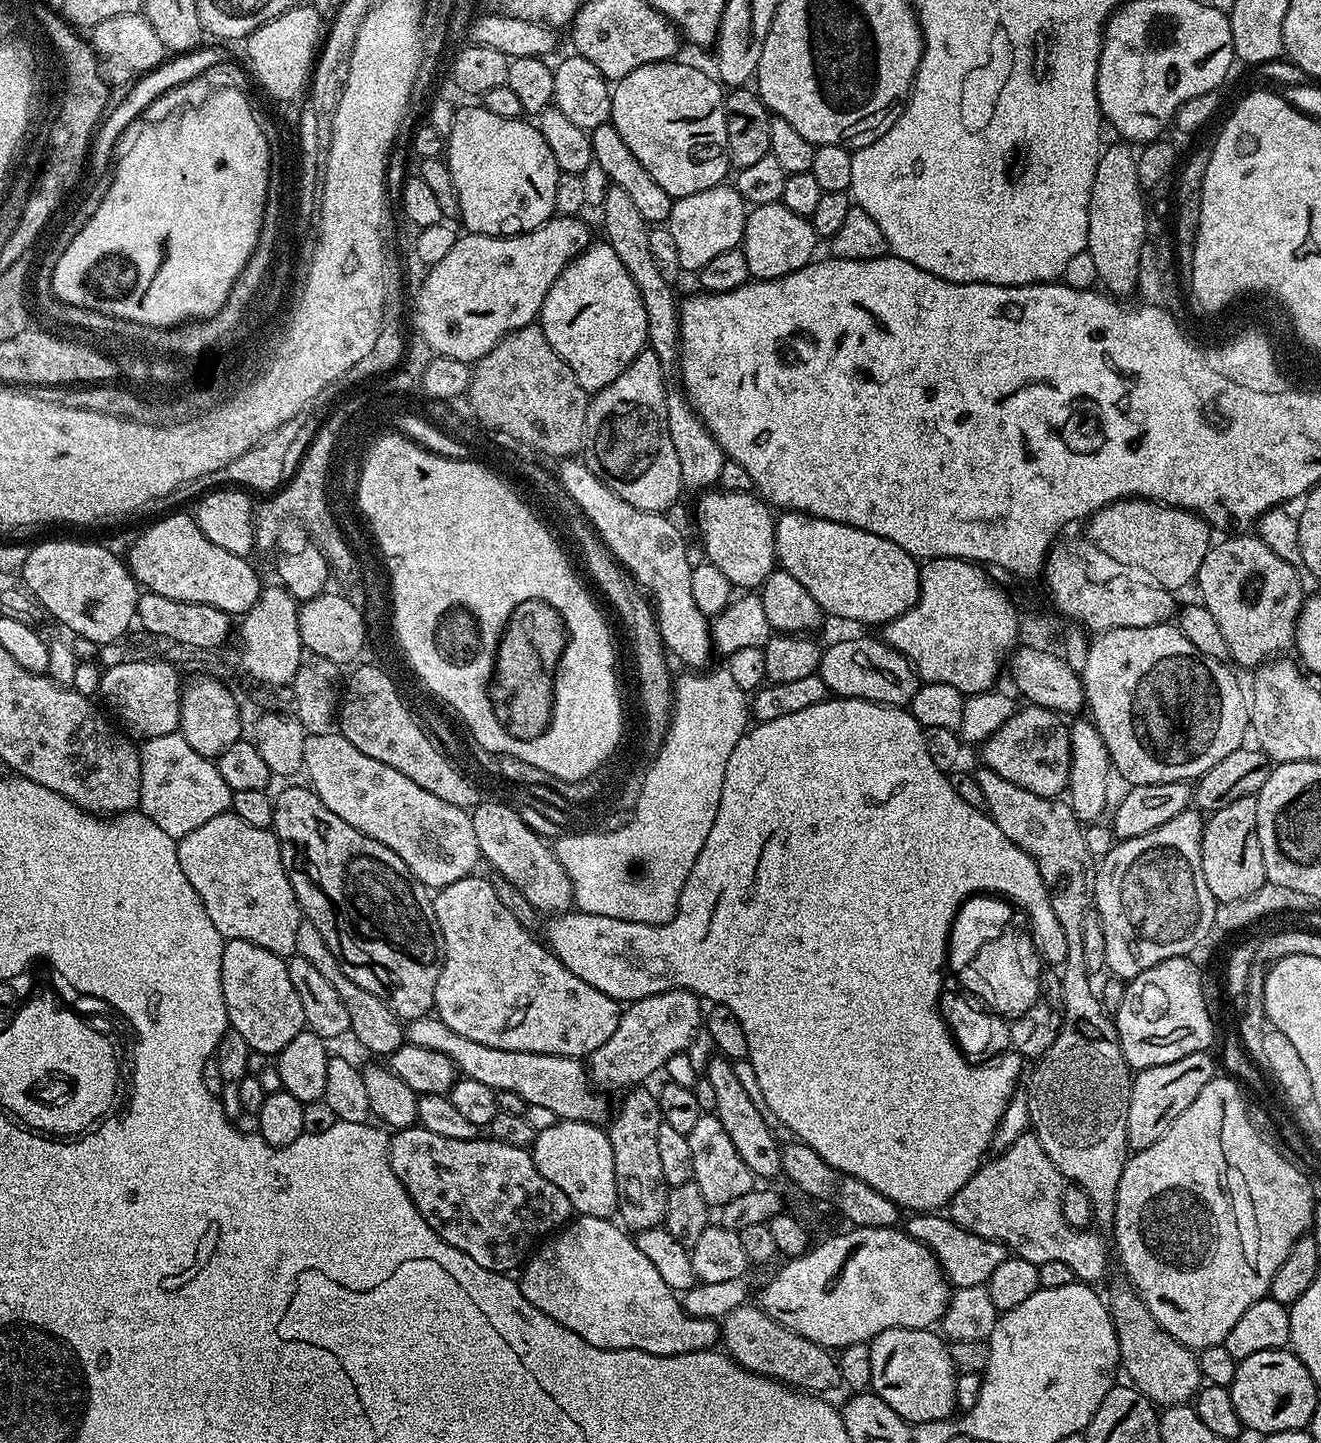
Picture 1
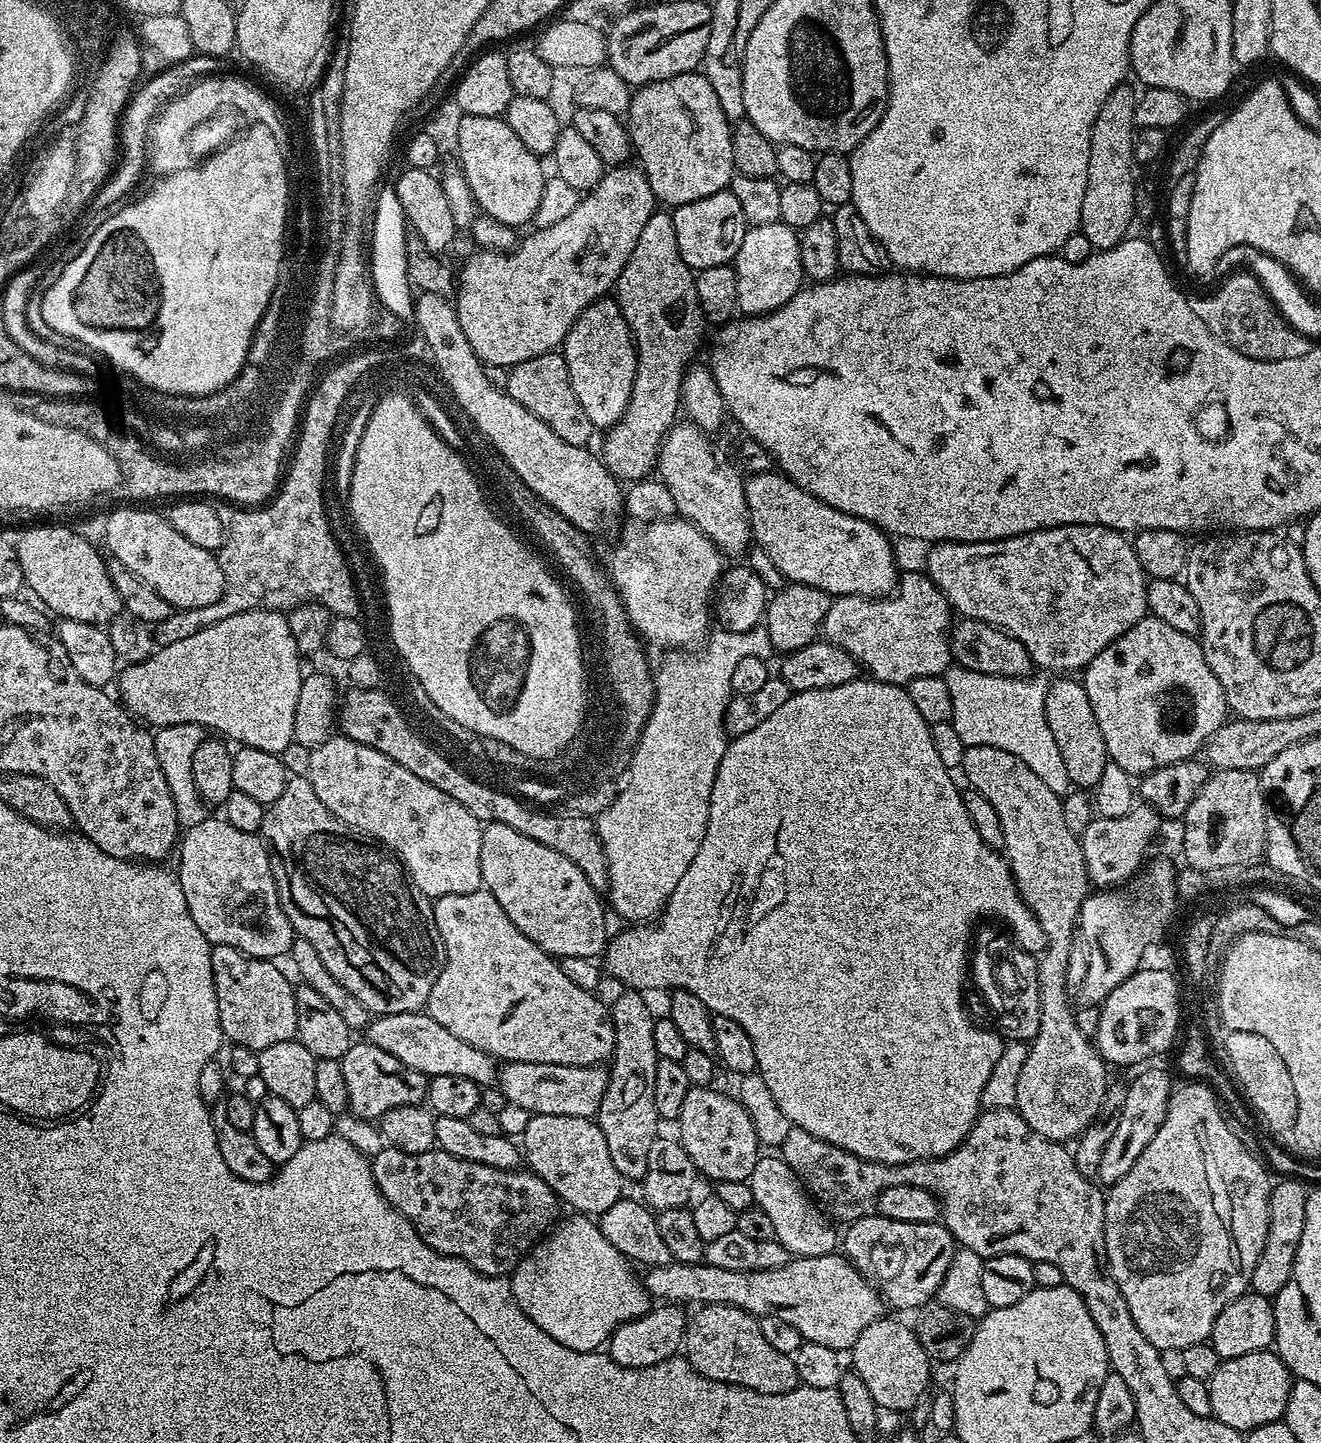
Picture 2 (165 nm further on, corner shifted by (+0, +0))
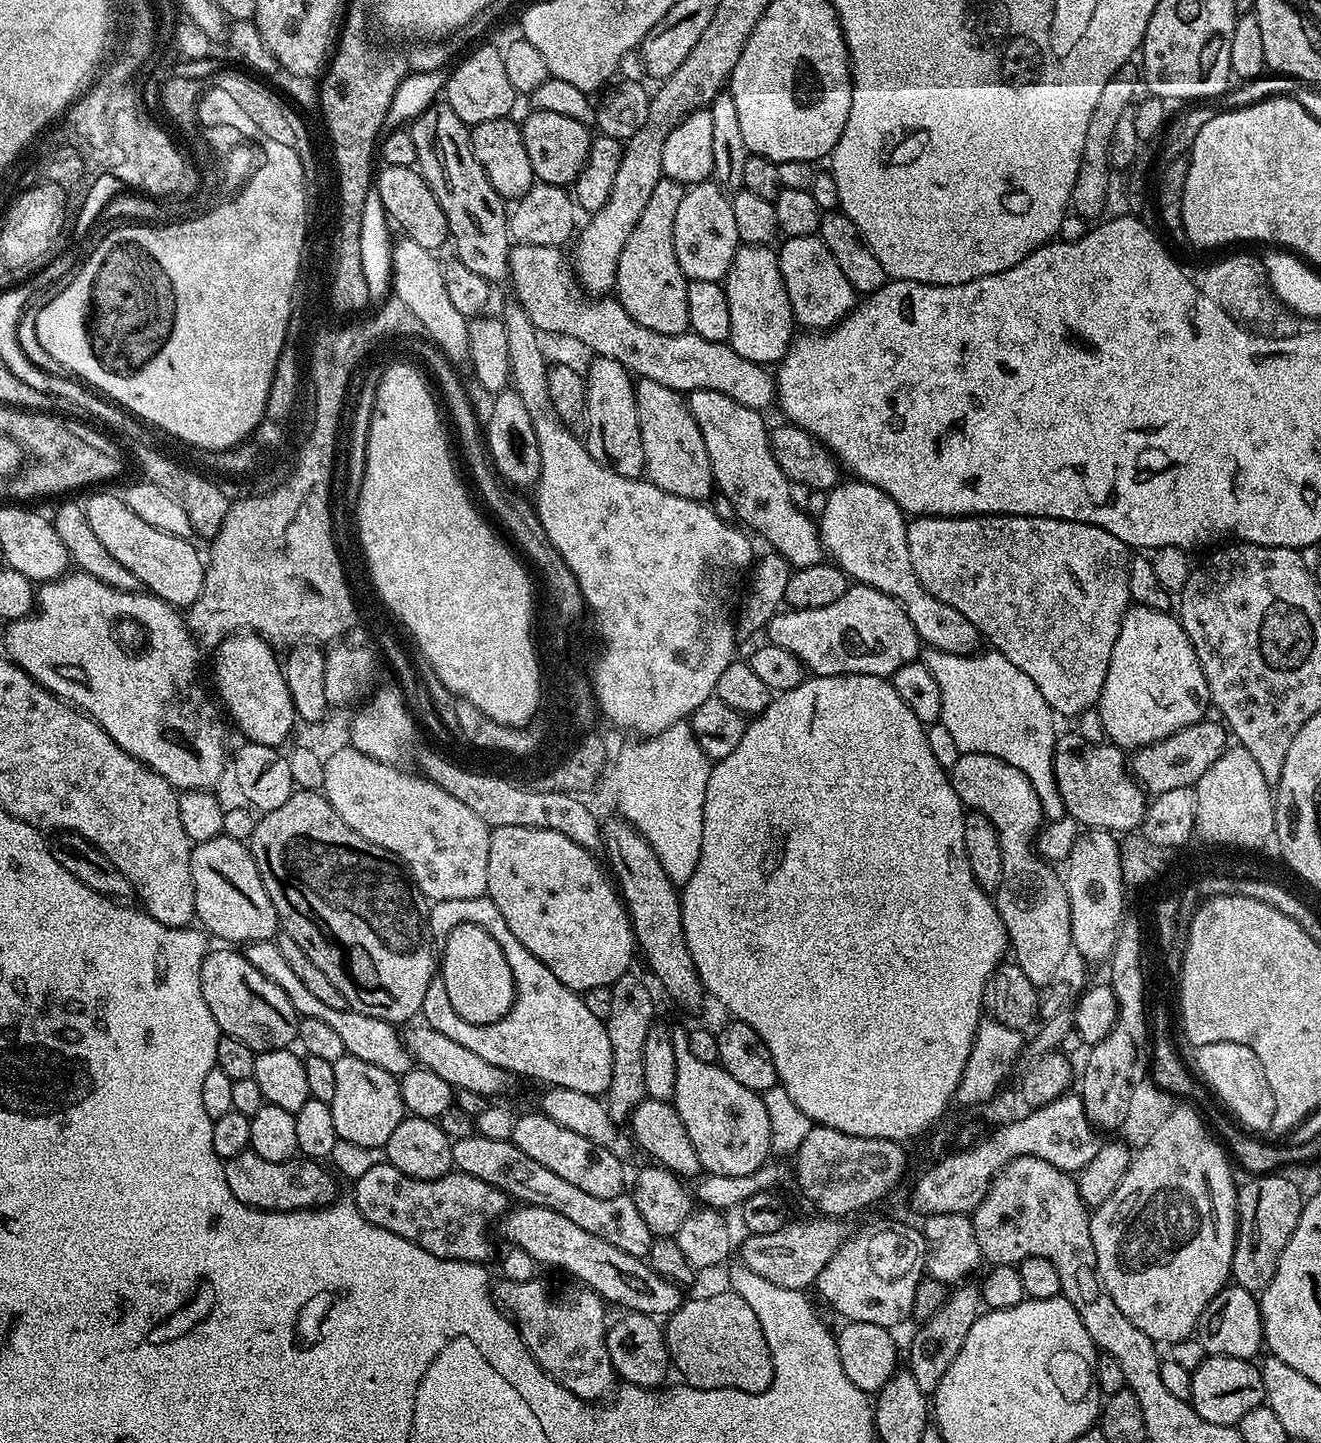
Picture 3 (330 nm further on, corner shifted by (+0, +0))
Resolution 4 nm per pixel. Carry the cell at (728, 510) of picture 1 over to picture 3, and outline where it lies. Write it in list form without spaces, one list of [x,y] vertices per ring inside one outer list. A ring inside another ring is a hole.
[[[640,380],[636,384],[636,409],[647,479],[654,486],[666,490],[666,494],[707,501],[707,496],[716,488],[716,479],[710,466],[710,454],[706,454],[702,430],[698,430],[698,422],[694,422],[690,414],[687,399],[681,393],[670,390],[670,386]]]

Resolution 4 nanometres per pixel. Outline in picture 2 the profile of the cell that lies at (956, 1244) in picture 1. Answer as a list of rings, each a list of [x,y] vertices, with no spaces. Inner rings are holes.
[[[879,1214],[863,1216],[842,1232],[842,1252],[889,1305],[919,1310],[935,1297],[958,1245],[942,1222],[898,1222]]]

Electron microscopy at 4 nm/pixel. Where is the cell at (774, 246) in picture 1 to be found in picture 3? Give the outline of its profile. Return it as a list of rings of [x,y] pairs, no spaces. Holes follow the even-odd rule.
[[[745,244],[737,248],[734,262],[722,283],[726,302],[730,302],[728,340],[732,349],[755,364],[778,364],[794,339],[792,307],[786,282],[782,282],[779,255],[762,244]]]

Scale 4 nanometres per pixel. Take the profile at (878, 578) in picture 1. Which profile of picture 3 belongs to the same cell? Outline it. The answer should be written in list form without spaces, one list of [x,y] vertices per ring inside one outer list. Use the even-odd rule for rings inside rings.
[[[714,390],[689,392],[686,399],[698,430],[702,430],[716,488],[721,497],[733,504],[736,520],[745,529],[756,531],[769,544],[768,548],[787,560],[793,569],[821,563],[826,549],[817,521],[800,512],[792,501],[793,485],[778,470],[778,462],[774,462],[774,454],[768,449],[769,425],[764,424],[765,417]]]

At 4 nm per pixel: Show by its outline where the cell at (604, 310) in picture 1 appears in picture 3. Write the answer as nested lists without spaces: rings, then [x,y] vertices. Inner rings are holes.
[[[597,355],[586,371],[584,415],[588,424],[586,443],[589,454],[614,474],[639,477],[644,472],[644,451],[640,441],[636,384],[629,372],[609,356]]]

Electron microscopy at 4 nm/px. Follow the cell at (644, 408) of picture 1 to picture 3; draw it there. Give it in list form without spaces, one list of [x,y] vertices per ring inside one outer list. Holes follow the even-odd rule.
[[[662,178],[658,186],[654,186],[642,215],[638,218],[638,226],[634,226],[634,234],[622,246],[622,254],[618,258],[616,271],[615,299],[638,322],[638,326],[646,326],[646,330],[654,330],[658,334],[678,334],[689,331],[688,311],[686,310],[686,290],[689,279],[685,276],[682,266],[678,266],[678,258],[674,254],[674,214],[678,214],[678,202],[682,202],[685,185]]]

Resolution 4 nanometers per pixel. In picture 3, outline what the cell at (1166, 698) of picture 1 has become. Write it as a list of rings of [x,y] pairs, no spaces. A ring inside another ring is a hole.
[[[1141,604],[1129,607],[1122,618],[1122,626],[1110,654],[1106,682],[1102,682],[1098,713],[1100,712],[1100,724],[1108,735],[1105,737],[1117,748],[1139,750],[1148,744],[1170,738],[1170,734],[1186,726],[1200,723],[1209,715],[1208,708],[1210,712],[1208,683],[1198,654],[1179,619],[1171,611],[1159,612]]]

